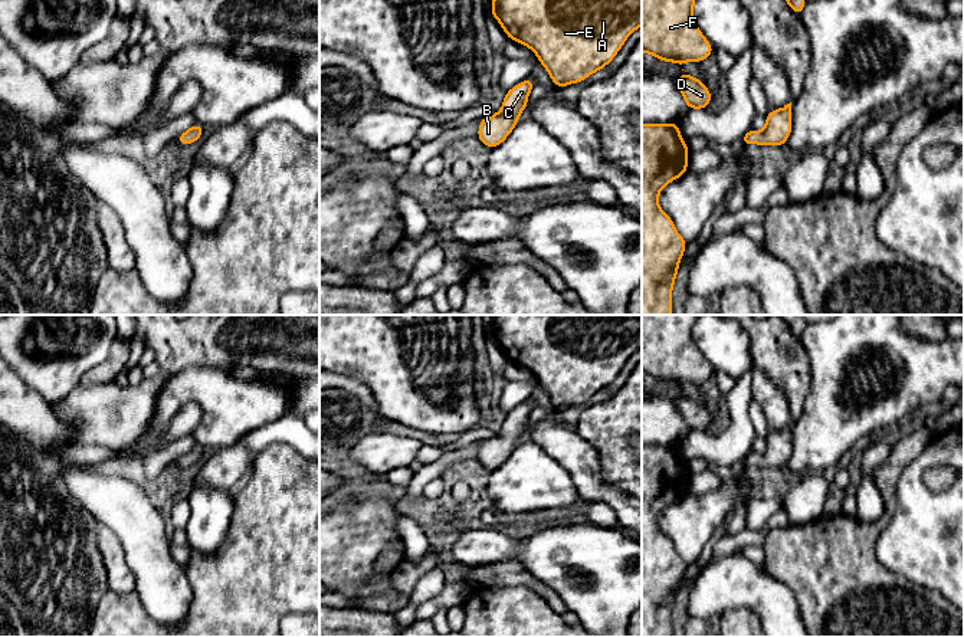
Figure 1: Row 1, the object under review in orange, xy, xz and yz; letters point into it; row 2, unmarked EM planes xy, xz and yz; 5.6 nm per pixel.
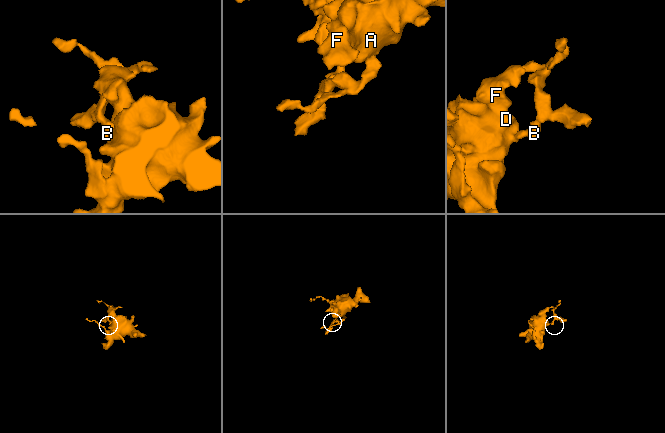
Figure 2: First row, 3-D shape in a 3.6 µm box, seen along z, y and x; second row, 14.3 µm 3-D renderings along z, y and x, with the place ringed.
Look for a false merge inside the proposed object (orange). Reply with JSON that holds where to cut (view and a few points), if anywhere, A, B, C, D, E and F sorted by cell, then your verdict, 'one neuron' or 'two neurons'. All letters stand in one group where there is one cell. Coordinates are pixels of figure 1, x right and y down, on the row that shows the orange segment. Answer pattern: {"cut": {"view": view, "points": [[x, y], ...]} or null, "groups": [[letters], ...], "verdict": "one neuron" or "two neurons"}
{"cut": null, "groups": [["A", "B", "C", "D", "E", "F"]], "verdict": "one neuron"}

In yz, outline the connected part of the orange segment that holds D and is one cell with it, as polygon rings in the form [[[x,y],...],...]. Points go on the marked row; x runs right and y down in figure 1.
[[[683,72],[678,76],[675,83],[681,91],[688,109],[708,109],[712,93],[702,81]]]

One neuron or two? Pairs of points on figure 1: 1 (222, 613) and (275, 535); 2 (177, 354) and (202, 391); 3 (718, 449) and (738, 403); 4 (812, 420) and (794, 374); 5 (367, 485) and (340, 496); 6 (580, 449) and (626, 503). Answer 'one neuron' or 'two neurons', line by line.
1: one neuron
2: two neurons
3: one neuron
4: two neurons
5: one neuron
6: one neuron

